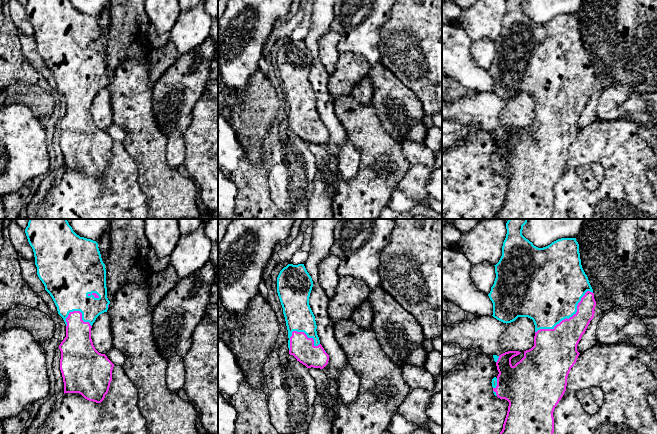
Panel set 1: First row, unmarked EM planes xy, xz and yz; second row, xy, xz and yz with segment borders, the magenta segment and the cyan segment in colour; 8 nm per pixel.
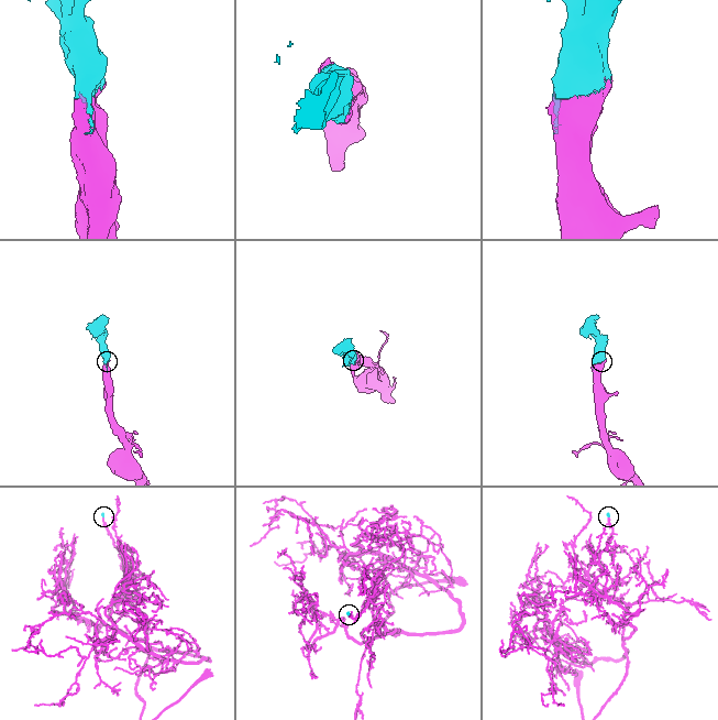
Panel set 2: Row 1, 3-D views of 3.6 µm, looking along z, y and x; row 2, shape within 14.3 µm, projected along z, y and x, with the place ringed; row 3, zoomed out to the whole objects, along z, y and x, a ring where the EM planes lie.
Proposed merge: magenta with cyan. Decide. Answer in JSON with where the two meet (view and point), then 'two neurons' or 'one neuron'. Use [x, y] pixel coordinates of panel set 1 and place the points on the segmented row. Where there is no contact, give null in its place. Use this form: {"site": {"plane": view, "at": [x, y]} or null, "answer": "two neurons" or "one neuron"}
{"site": {"plane": "yz", "at": [569, 318]}, "answer": "one neuron"}

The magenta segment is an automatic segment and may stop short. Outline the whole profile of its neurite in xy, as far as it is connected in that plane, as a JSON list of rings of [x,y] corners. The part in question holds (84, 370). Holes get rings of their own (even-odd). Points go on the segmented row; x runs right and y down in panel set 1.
[[[29,219],[25,233],[34,252],[37,275],[66,324],[66,337],[59,345],[64,394],[79,393],[89,401],[101,403],[109,391],[114,364],[95,349],[91,339],[93,323],[110,304],[98,243],[77,235],[67,219]]]

